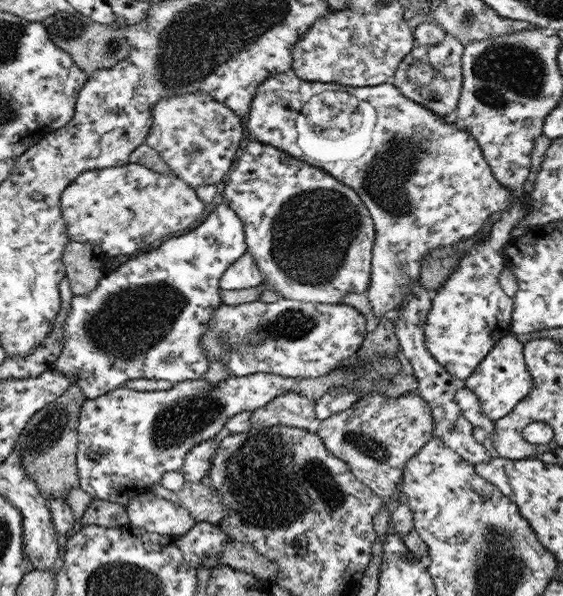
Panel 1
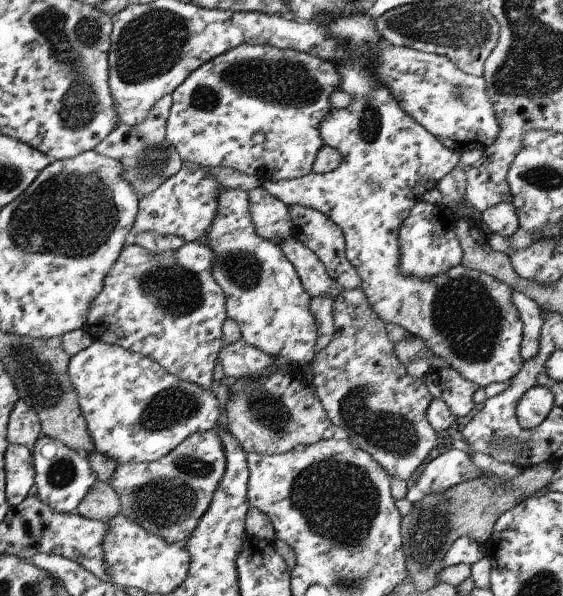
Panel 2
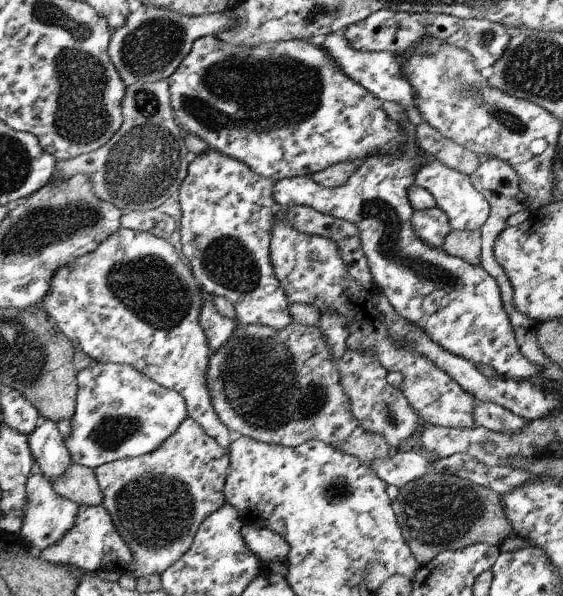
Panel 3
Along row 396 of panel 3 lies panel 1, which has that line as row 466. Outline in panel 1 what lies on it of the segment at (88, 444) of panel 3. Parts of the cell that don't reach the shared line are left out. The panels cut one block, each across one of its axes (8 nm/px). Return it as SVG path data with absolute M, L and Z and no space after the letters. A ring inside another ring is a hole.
M258 373L258 374L250 374L248 376L242 376L240 378L236 378L234 376L228 375L226 378L221 378L219 379L219 382L213 381L212 383L209 380L200 378L198 380L193 380L193 381L184 381L184 382L179 382L176 383L171 389L168 390L159 390L159 391L154 391L154 392L142 392L140 390L132 390L131 388L124 388L118 387L116 390L112 390L109 393L103 394L102 396L94 399L86 399L84 401L84 404L81 406L81 411L80 411L80 416L78 419L78 426L76 432L78 432L78 447L77 447L77 469L78 469L78 484L79 487L84 490L84 492L87 492L92 496L93 499L98 499L98 500L109 500L110 502L114 502L114 504L121 504L122 506L126 506L131 498L137 497L141 493L146 492L148 486L152 486L153 484L160 484L160 480L162 480L162 476L166 474L166 472L178 472L181 470L185 456L187 455L187 452L190 452L194 446L202 443L202 441L206 440L216 440L219 439L224 432L225 424L226 421L229 418L232 418L235 414L238 414L239 412L242 411L248 411L248 412L253 412L254 410L258 410L262 408L265 404L268 404L273 398L276 398L278 395L281 395L282 393L285 393L286 391L290 391L290 388L292 388L292 385L294 384L295 380L301 378L294 378L294 377L280 377L278 375L274 374L265 374L265 373Z

